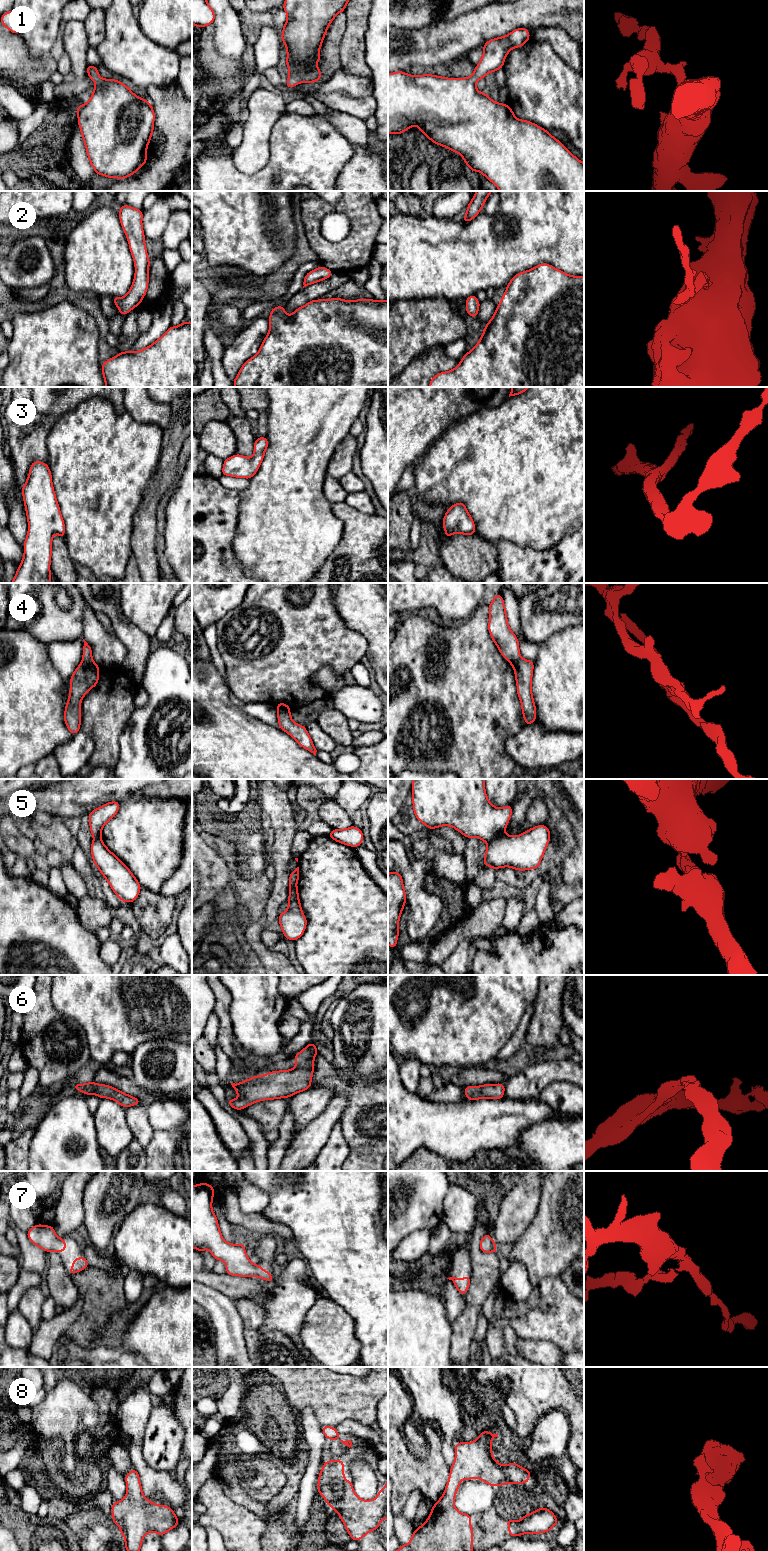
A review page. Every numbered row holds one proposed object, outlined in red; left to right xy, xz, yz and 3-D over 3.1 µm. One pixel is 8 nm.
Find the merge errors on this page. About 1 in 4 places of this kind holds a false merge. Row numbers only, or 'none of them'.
4, 5

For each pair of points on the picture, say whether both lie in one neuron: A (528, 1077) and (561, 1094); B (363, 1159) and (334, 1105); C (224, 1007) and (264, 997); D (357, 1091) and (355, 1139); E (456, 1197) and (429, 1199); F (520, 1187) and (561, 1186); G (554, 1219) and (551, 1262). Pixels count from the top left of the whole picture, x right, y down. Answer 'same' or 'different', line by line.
A: different
B: different
C: different
D: same
E: different
F: different
G: same

